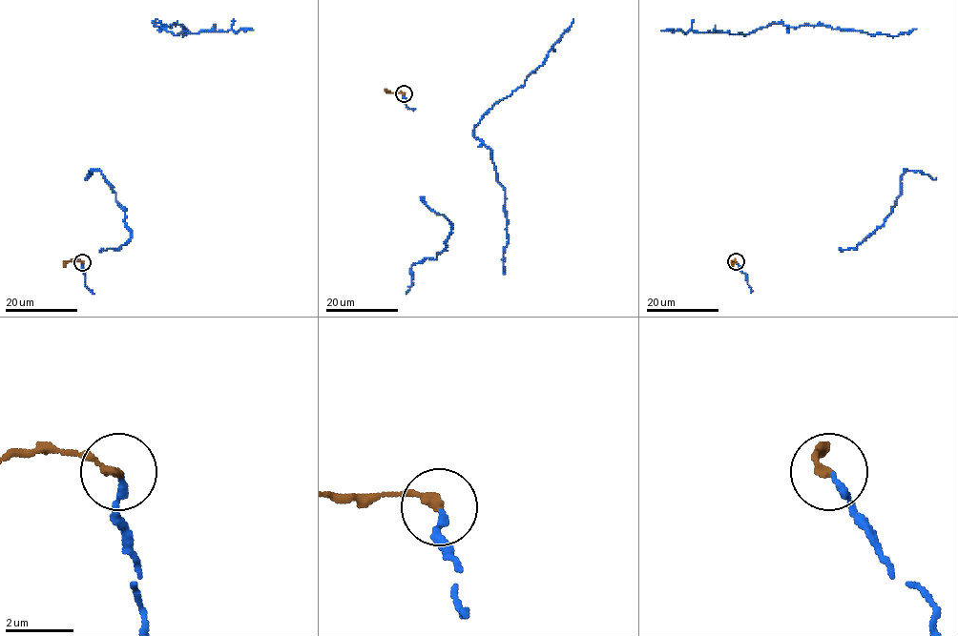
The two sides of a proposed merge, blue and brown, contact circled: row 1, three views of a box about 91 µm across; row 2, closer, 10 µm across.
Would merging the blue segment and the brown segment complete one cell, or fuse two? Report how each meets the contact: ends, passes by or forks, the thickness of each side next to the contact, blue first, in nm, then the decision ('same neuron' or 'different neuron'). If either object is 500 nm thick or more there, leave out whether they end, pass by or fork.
blue ends there; brown ends there; 200 nm thick on the blue side, 260 nm on the other; same neuron

